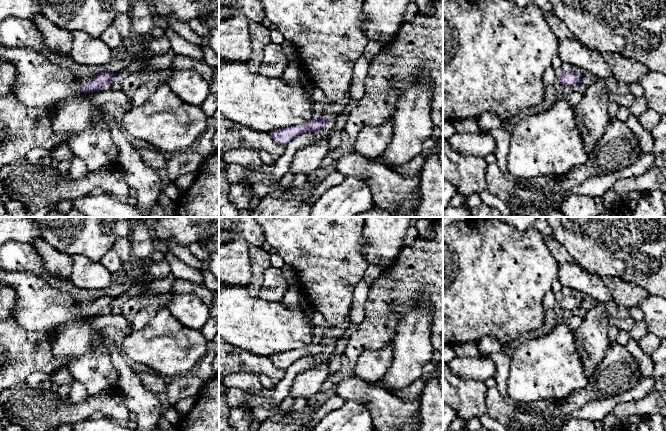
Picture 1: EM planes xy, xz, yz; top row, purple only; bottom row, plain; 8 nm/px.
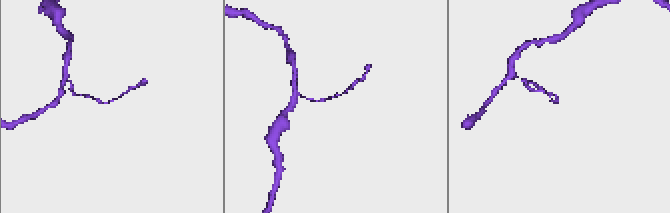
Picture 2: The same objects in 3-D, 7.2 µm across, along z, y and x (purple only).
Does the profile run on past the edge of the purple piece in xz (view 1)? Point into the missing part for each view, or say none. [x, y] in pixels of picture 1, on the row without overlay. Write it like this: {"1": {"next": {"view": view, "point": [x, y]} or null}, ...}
{"1": {"next": null}}

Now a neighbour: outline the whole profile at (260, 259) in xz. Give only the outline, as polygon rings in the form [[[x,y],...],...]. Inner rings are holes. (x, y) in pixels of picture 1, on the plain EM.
[[[249,246],[249,257],[251,262],[251,278],[247,285],[249,294],[253,297],[259,297],[263,282],[264,271],[271,266],[271,254],[262,247]]]

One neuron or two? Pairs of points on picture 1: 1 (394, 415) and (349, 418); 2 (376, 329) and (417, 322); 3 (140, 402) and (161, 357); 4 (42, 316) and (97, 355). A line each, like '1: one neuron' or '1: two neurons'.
1: two neurons
2: two neurons
3: two neurons
4: one neuron

